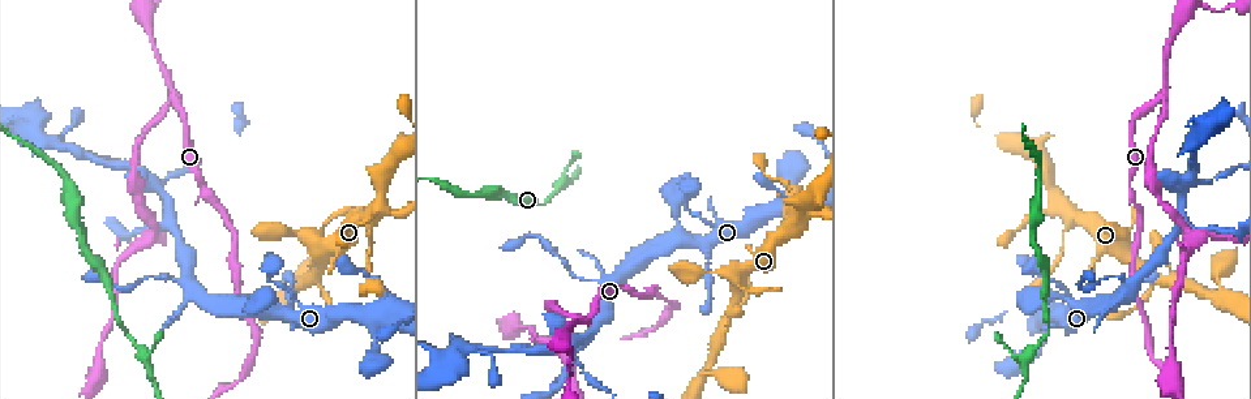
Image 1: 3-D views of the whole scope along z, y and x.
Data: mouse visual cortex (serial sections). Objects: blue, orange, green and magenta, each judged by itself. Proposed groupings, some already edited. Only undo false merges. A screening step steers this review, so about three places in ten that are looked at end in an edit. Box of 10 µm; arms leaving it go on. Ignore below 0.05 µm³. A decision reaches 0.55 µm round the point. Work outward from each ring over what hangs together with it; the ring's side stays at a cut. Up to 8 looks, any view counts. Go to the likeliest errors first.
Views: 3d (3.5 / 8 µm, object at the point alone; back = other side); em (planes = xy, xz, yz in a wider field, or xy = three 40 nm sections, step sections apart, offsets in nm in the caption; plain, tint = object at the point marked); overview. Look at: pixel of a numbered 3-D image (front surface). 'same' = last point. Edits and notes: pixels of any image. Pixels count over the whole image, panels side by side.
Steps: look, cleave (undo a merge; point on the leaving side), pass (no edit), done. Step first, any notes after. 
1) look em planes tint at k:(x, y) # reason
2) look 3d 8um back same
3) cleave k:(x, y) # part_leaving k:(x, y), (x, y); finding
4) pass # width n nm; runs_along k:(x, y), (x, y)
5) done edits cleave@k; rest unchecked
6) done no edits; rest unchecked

look em xy step 5 tint at 1:(176, 100) # three-way junction

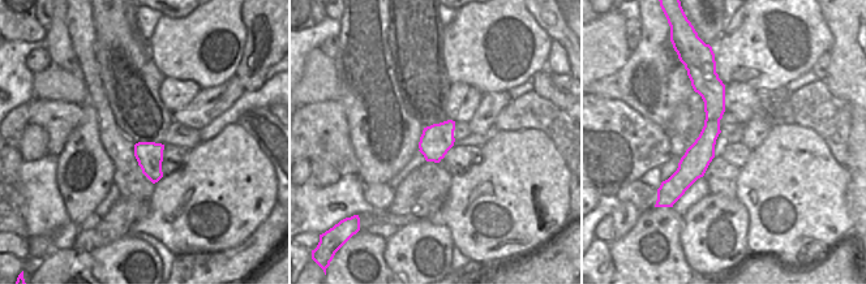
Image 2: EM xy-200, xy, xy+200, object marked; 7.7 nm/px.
look 3d 3.5um same

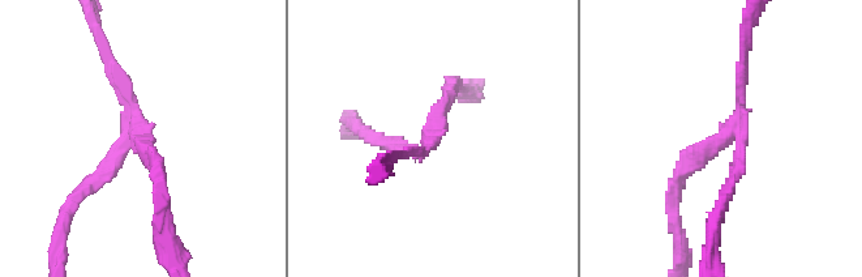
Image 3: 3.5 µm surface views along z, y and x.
cleave 3:(101, 170) # arms 3; arm_widths 150, 150, 200 nm; part_leaving 3:(127, 139), (71, 203), (63, 239); a second cell is stuck on

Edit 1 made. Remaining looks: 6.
look overview

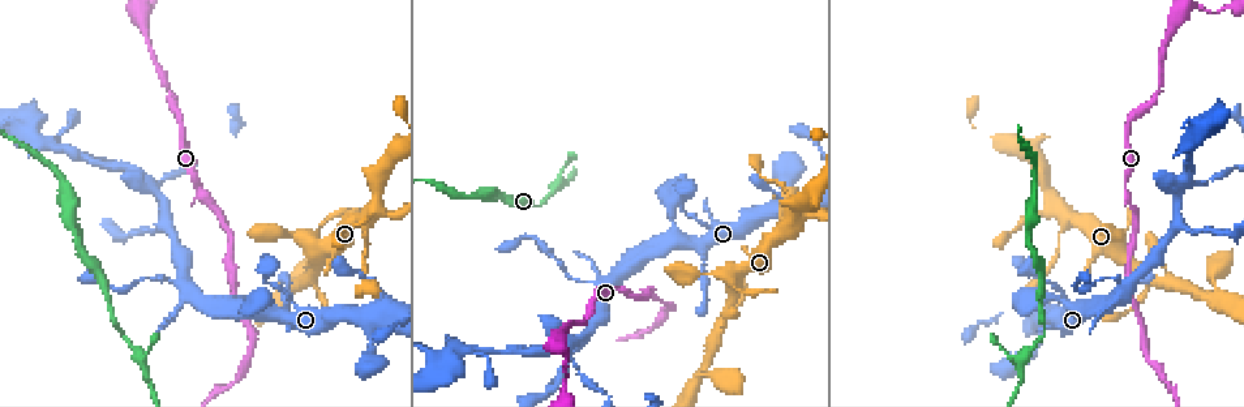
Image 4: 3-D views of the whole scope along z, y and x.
look 3d 3.5um at 4:(1060, 209) # four or more arms meet

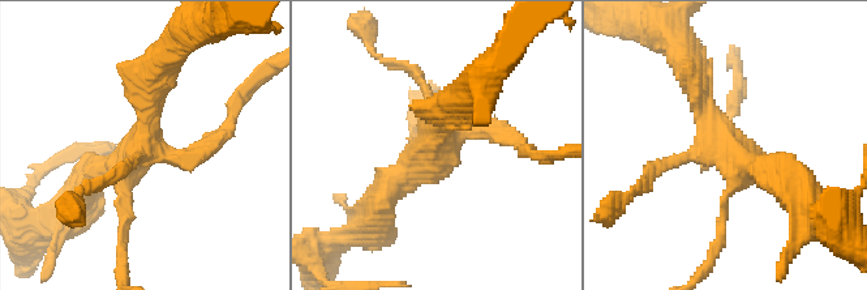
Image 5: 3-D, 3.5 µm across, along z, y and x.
look em xy step 1 tint at 5:(726, 144) # need the tissue

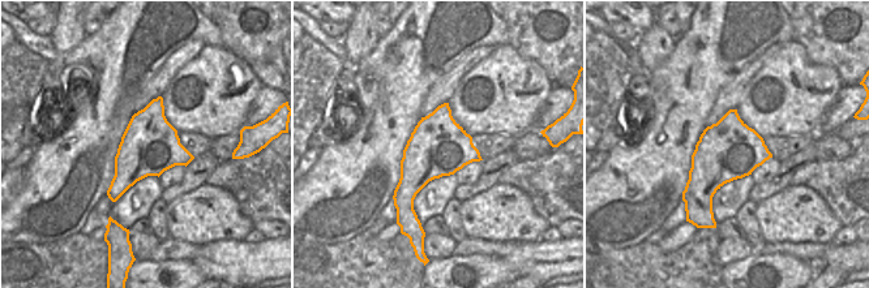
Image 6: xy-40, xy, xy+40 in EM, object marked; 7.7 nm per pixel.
pass # runs_along 5:(781, 175), (711, 128), (691, 67); continuous, no second cell

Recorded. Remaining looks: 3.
look 3d 3.5um at 4:(134, 346) # thick turns thin

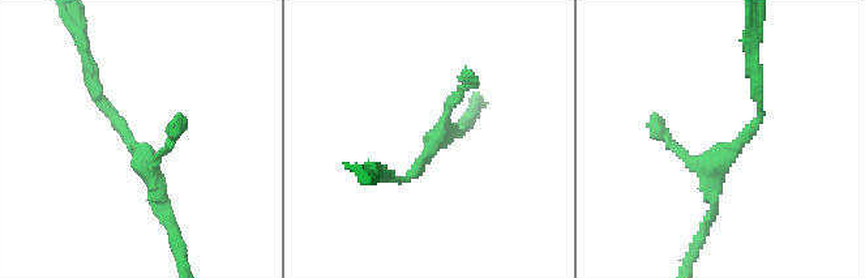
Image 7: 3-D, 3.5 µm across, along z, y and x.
pass # runs_along 7:(94, 81), (167, 217); all the same cell

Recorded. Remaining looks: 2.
done edits cleave@3; rest unchecked

